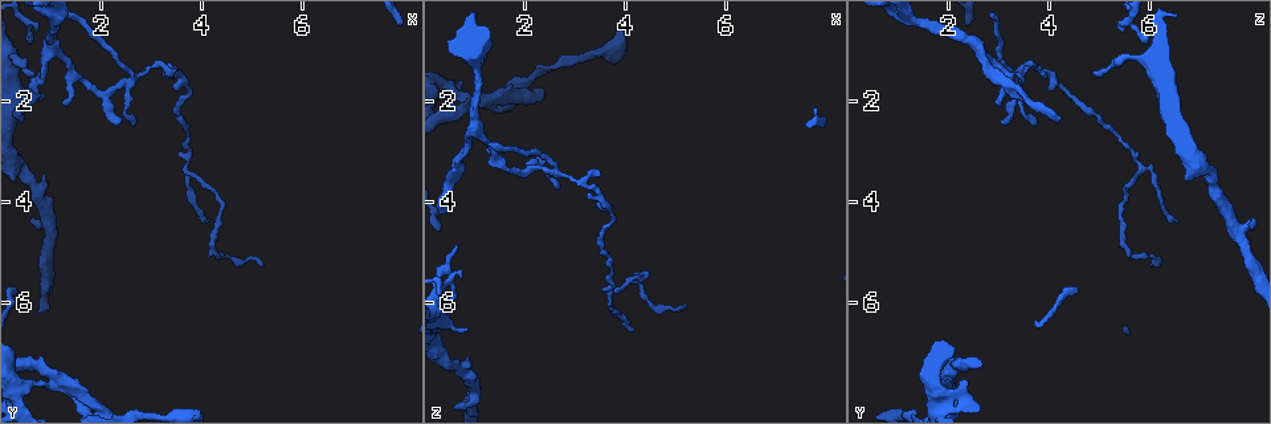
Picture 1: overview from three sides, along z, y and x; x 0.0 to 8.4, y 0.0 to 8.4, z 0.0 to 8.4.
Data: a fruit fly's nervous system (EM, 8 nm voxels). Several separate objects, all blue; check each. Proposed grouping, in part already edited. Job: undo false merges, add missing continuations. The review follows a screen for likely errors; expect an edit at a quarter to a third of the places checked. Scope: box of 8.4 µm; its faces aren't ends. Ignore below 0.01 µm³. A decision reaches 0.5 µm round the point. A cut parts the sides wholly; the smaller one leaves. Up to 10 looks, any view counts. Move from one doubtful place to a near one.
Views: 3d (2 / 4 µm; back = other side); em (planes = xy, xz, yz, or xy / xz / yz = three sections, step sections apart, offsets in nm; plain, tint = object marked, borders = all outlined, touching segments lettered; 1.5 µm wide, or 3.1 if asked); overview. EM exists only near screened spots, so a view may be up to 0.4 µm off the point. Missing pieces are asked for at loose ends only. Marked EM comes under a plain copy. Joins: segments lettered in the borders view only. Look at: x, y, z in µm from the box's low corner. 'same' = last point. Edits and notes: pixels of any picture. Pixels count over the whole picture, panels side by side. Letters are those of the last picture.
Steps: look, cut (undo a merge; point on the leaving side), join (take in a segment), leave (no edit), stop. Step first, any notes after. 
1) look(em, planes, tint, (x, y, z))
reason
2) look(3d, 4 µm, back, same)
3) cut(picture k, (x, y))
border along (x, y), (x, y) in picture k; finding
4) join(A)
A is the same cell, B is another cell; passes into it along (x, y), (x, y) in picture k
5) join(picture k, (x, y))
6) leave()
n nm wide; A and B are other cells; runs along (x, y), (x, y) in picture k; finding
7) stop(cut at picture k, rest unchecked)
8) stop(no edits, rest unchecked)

look(em, planes, borders, (2.65, 1.55, 3.35))
a fork

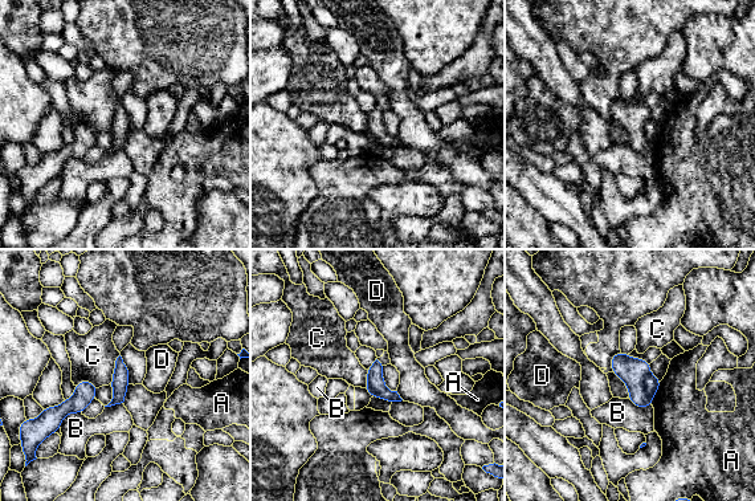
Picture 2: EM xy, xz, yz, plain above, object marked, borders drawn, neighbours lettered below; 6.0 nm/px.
cut(picture 2, (632, 371))
A, B, C and D are other cells; border along (649, 373), (643, 386), (652, 396) in picture 2; a second cell is stuck on

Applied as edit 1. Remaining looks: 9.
look(overview)
see it whole again

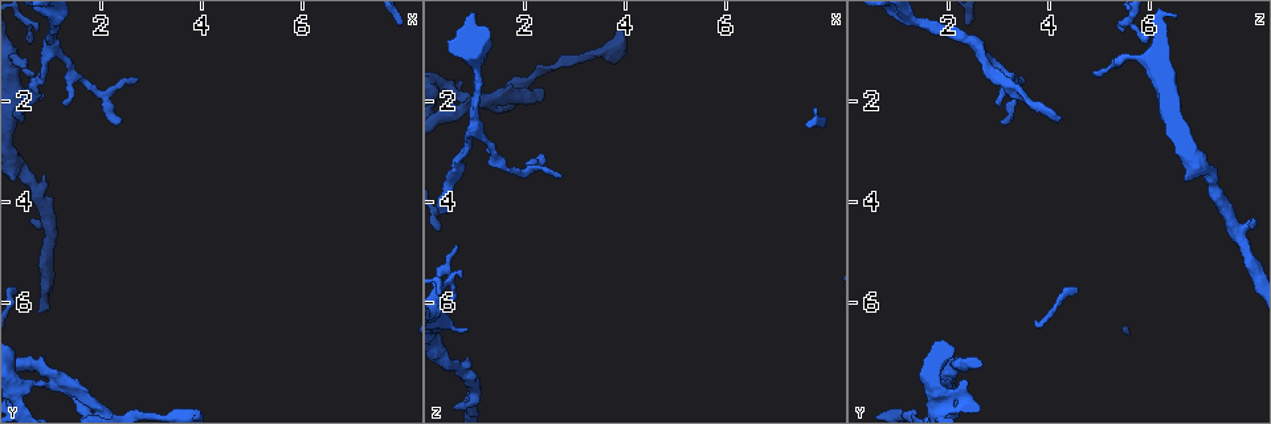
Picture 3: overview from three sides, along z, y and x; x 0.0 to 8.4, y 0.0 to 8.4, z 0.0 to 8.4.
look(3d, 4 µm, (0.65, 1.45, 4.85))
an open end

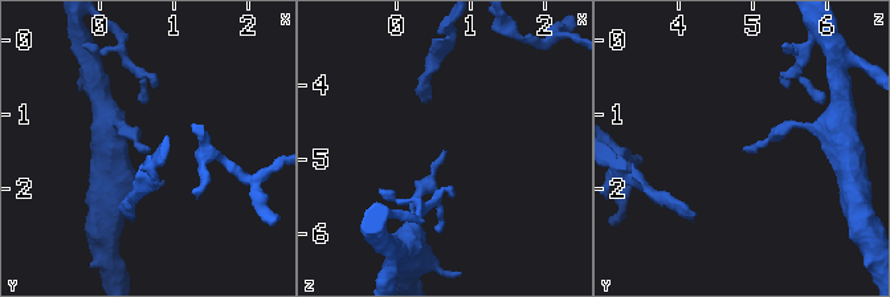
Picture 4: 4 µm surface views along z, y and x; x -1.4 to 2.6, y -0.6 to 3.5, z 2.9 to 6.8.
look(em, planes, borders, (0.65, 1.40, 4.90))

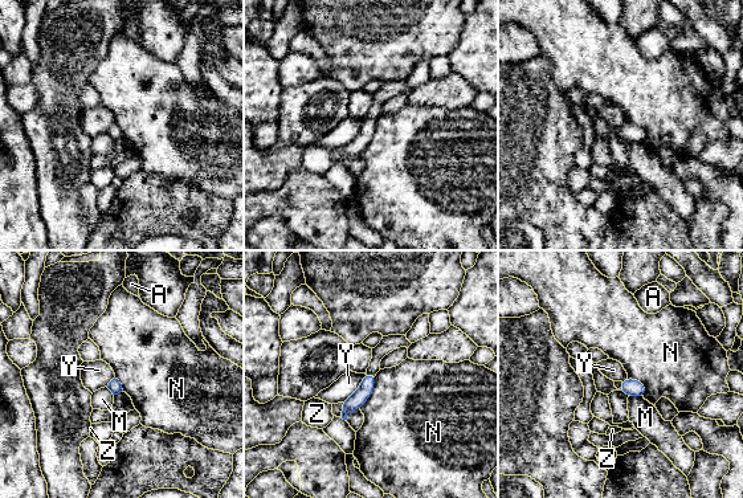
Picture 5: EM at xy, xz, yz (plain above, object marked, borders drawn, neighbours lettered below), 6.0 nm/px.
leave()
A, M, N, Y and Z are other cells; no lettered segment goes on from it

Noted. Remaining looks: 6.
stop(cut at picture 2, rest unchecked)

